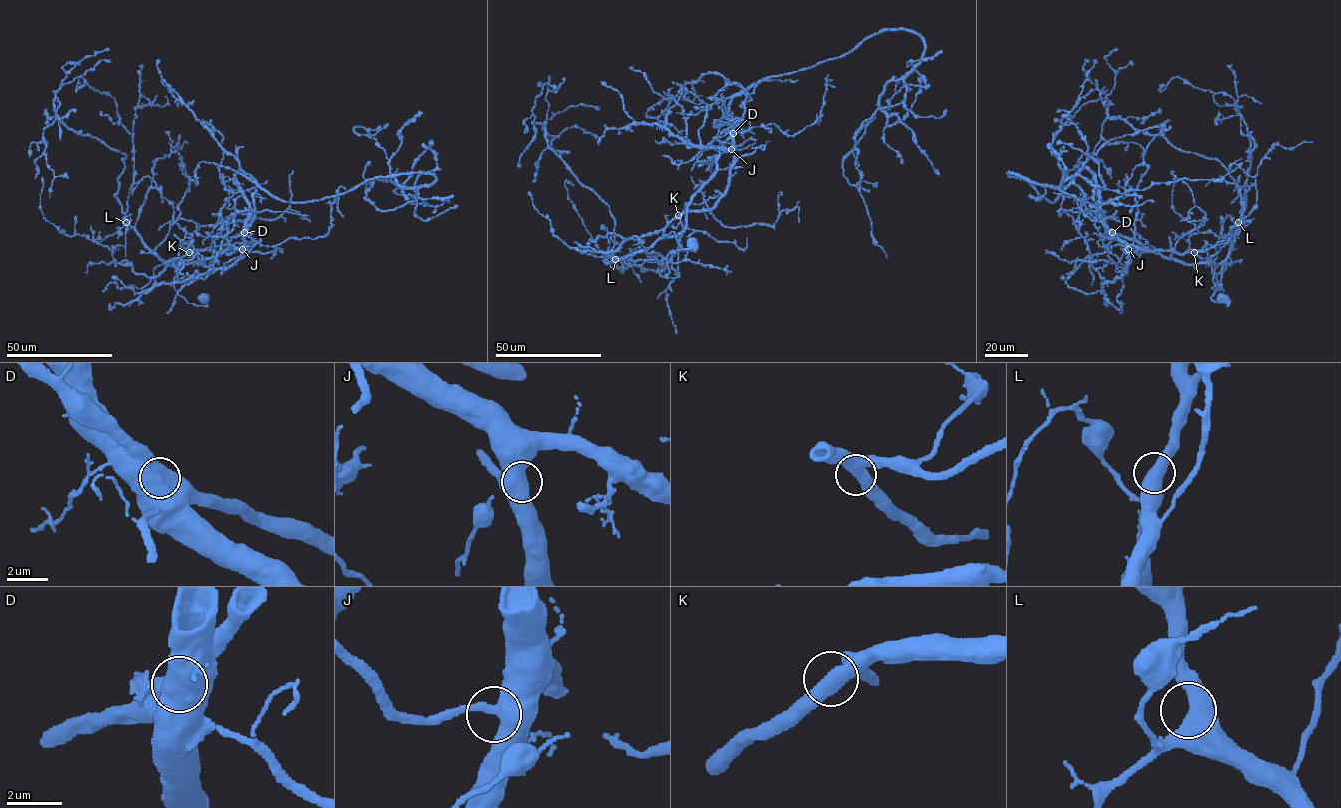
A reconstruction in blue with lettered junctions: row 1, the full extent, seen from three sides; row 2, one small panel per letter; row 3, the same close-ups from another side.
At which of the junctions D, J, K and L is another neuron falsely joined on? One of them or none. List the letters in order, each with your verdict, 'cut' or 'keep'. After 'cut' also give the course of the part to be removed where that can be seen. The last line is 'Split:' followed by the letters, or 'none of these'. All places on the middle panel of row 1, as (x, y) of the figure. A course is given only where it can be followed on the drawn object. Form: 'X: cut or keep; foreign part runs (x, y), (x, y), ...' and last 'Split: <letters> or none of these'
D: cut; foreign part runs (733, 133), (692, 198), (686, 226), (606, 262), (615, 221), (532, 122), (539, 83)
J: keep
K: keep
L: keep
Split: D

